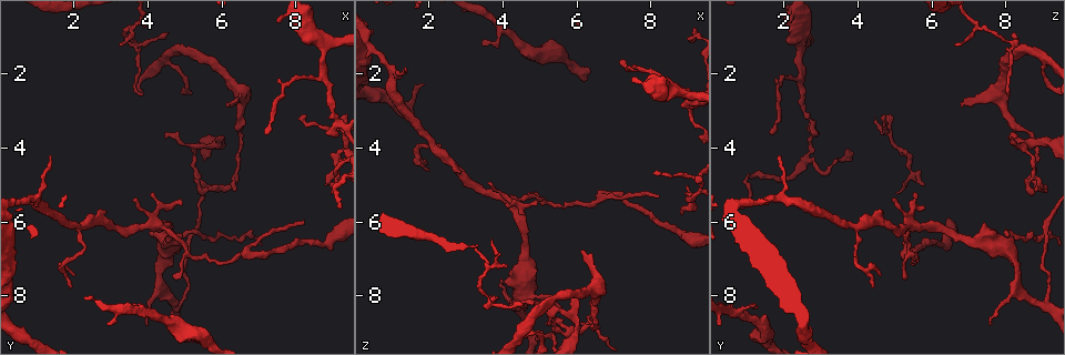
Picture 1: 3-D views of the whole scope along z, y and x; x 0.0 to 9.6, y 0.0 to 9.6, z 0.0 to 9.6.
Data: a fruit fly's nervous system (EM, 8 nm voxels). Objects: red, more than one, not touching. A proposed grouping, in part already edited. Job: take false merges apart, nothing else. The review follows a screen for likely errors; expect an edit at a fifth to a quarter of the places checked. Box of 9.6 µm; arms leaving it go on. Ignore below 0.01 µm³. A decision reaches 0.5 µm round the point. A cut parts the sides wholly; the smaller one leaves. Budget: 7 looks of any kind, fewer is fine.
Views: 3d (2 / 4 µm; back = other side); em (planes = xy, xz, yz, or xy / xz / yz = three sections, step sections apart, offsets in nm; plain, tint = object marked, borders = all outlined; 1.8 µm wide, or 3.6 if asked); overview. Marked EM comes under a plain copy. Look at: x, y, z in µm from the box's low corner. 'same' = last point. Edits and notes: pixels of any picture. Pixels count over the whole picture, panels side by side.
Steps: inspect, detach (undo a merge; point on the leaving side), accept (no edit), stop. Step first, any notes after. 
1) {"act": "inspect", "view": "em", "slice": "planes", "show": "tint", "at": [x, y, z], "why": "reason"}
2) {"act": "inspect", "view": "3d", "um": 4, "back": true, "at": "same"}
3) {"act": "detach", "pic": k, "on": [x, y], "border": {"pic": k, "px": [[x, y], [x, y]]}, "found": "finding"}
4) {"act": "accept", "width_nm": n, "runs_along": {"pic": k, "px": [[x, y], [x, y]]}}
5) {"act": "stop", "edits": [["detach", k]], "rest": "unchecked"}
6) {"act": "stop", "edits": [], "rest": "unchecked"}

{"act": "inspect", "view": "3d", "um": 2, "back": true, "at": [5.35, 4.00, 8.40], "why": "abrupt turn"}

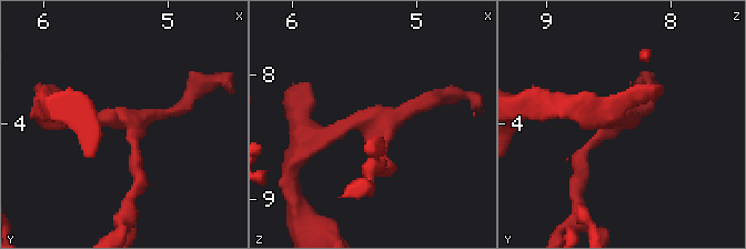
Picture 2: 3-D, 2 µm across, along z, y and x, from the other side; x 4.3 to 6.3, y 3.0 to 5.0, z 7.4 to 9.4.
{"act": "inspect", "view": "em", "slice": "yz", "step": 4, "show": "tint", "at": [5.30, 3.96, 8.36]}

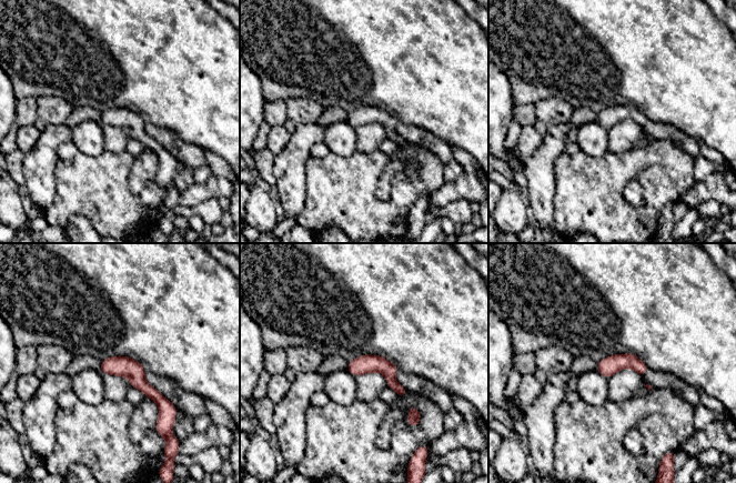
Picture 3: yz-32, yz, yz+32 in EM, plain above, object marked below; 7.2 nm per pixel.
{"act": "inspect", "view": "em", "slice": "planes", "show": "borders", "at": "same"}

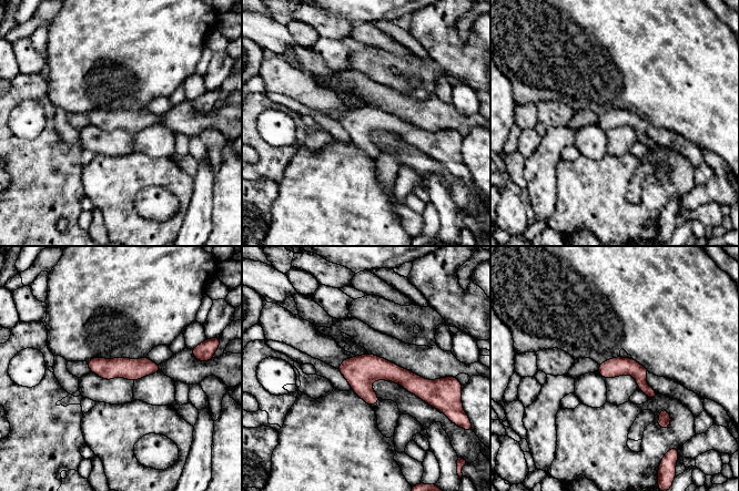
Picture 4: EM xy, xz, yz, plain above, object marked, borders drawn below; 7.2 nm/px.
{"act": "accept", "runs_along": {"pic": 4, "px": [[342, 367], [432, 382]]}, "found": "all the same cell"}

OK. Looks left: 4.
{"act": "inspect", "view": "3d", "um": 4, "at": [6.65, 6.80, 5.25], "why": "two arms in line, one across"}

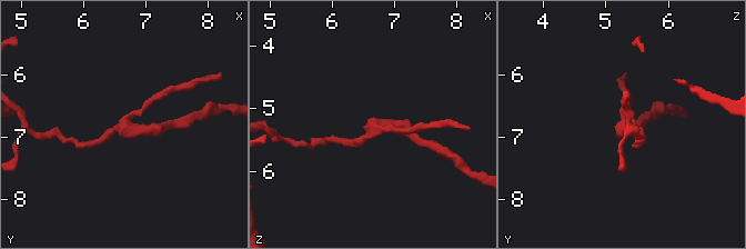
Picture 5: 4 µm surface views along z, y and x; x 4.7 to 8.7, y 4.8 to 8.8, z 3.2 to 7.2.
{"act": "inspect", "view": "em", "slice": "yz", "step": 8, "show": "tint", "at": [6.65, 6.85, 5.30], "arms": 3, "why": "shape alone is not enough"}

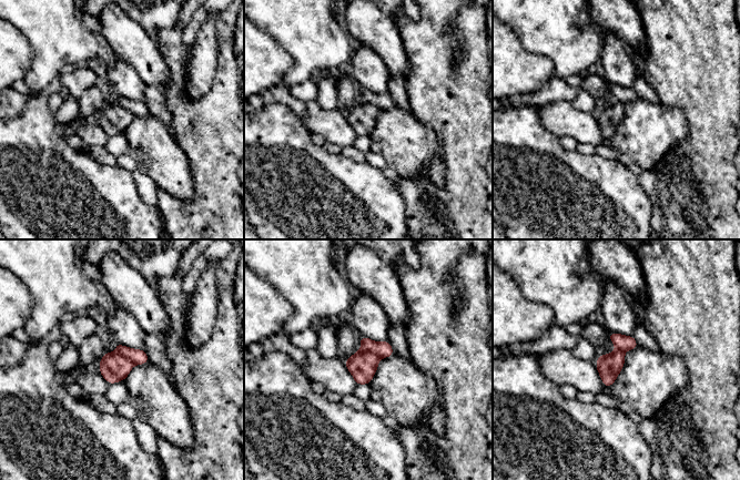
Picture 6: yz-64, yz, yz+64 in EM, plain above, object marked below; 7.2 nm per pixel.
{"act": "inspect", "view": "em", "slice": "xz", "step": 8, "show": "borders", "at": "same"}

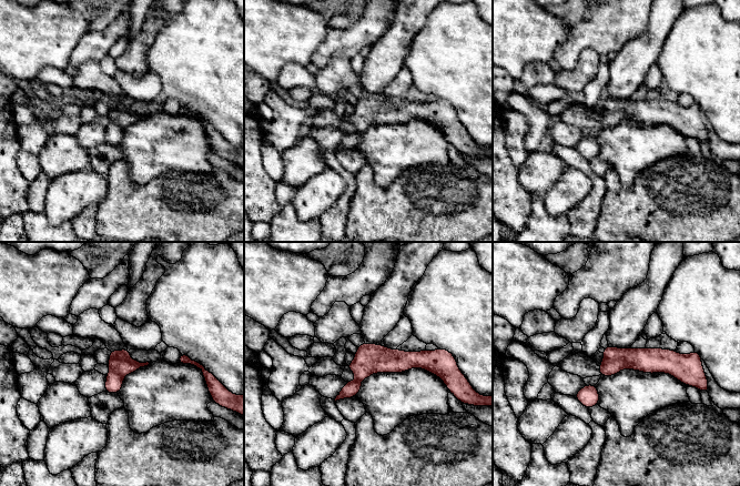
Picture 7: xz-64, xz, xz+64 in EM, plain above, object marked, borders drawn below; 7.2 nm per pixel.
{"act": "detach", "pic": 7, "on": [120, 361], "width_nm": 170, "part_leaving": {"pic": 7, "px": [[435, 361], [352, 366]]}, "found": "two cells meet here"}

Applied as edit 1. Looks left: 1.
{"act": "stop", "edits": [["detach", 7]], "rest": "unchecked"}

